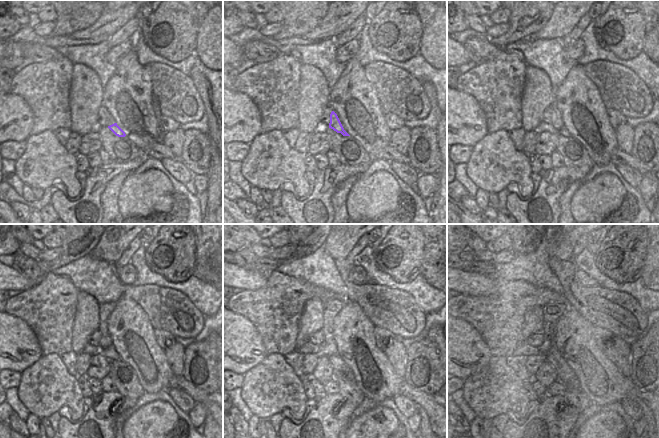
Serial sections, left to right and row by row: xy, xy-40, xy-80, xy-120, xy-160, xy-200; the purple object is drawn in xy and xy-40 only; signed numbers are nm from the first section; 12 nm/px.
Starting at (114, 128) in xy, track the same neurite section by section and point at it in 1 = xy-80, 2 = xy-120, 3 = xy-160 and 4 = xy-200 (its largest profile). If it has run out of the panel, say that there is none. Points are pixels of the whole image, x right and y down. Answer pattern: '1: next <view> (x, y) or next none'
1: next xy-80 (557, 123)
2: next xy-120 (106, 309)
3: next xy-160 (330, 308)
4: next xy-200 (553, 311)

